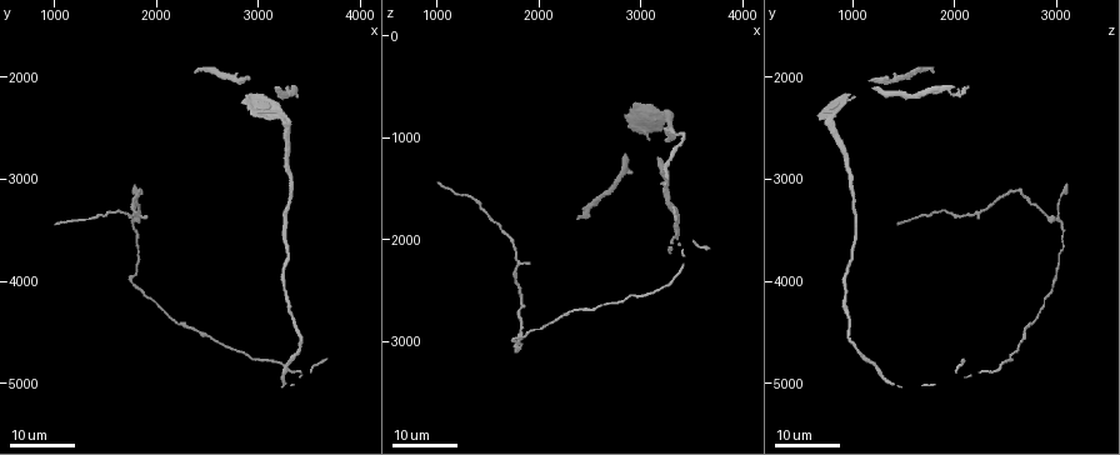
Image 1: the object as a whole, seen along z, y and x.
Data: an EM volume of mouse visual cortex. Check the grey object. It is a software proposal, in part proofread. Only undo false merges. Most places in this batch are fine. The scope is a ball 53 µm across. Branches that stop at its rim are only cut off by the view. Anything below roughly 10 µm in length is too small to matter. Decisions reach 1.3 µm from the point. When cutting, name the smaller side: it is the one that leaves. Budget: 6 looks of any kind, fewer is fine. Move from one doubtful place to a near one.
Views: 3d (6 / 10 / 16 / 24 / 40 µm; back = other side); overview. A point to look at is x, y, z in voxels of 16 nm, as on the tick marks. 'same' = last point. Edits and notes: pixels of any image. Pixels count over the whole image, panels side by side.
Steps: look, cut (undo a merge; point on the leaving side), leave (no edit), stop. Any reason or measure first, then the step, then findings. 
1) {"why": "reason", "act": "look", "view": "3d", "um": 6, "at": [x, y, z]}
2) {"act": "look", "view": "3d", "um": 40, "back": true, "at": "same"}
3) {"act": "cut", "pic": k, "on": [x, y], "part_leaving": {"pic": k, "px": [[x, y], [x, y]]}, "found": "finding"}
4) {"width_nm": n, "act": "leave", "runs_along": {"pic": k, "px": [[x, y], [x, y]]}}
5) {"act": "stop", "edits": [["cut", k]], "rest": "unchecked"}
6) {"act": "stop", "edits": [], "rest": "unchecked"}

{"act": "look", "view": "3d", "um": 16, "at": [2540, 4540, 2680]}

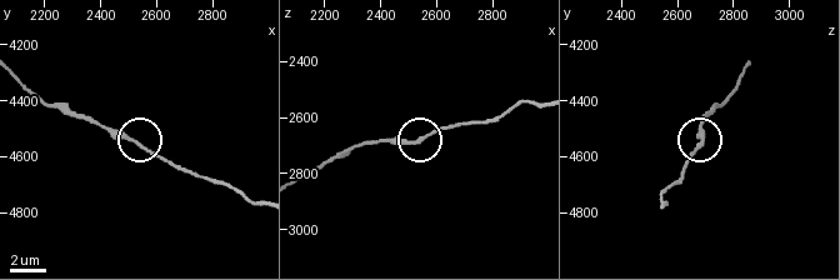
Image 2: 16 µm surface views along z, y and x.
{"why": "zoom in", "act": "look", "view": "3d", "um": 10, "at": [2540, 4560, 2670]}

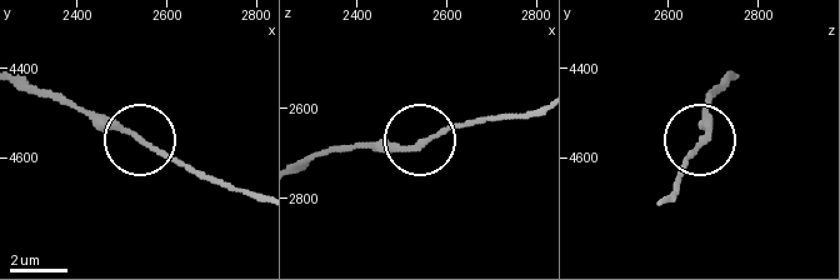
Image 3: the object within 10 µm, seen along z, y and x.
{"act": "leave", "runs_along": {"pic": 3, "px": [[536, 110], [450, 126], [400, 149], [338, 149]]}, "found": "one cell here"}

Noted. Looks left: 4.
{"why": "thick turns thin", "act": "look", "view": "3d", "um": 16, "at": [1820, 3240, 2800]}

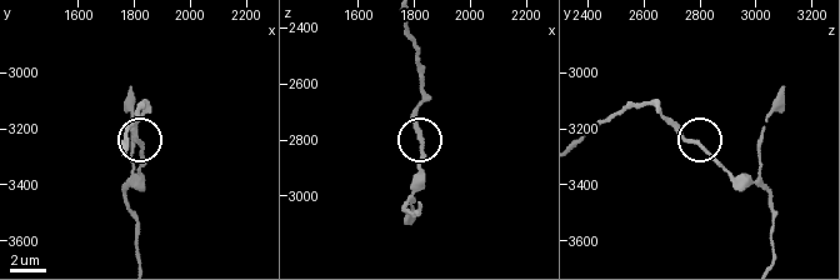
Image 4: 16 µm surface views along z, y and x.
{"act": "look", "view": "3d", "um": 6, "at": [1820, 3250, 2790]}

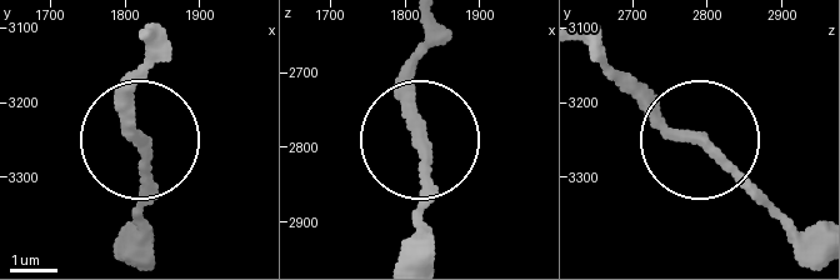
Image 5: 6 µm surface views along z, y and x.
{"act": "leave", "runs_along": {"pic": 5, "px": [[123, 250], [143, 183], [130, 111], [143, 44]]}, "found": "all the same cell"}

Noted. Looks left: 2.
{"why": "narrows sharply", "act": "look", "view": "3d", "um": 24, "at": [1760, 3300, 2280]}

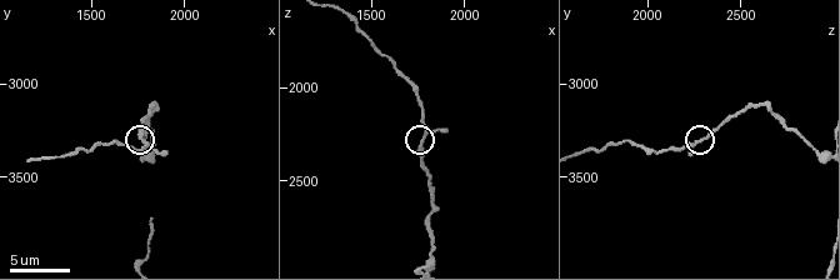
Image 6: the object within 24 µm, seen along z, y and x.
{"act": "look", "view": "3d", "um": 10, "at": [1760, 3280, 2280]}

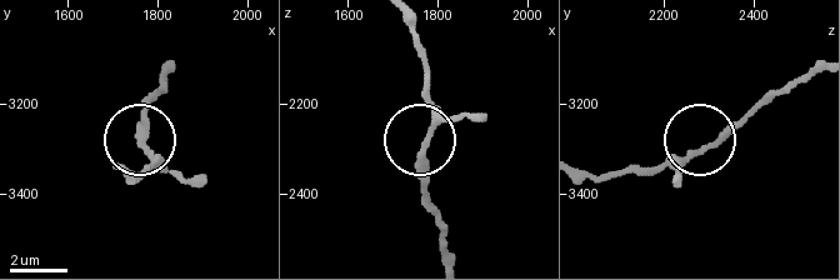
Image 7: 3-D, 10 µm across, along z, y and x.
{"act": "leave", "runs_along": {"pic": 7, "px": [[819, 66], [761, 95], [704, 148], [620, 171]]}, "found": "all the same cell"}

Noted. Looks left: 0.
{"act": "stop", "edits": [], "rest": "unchecked"}

